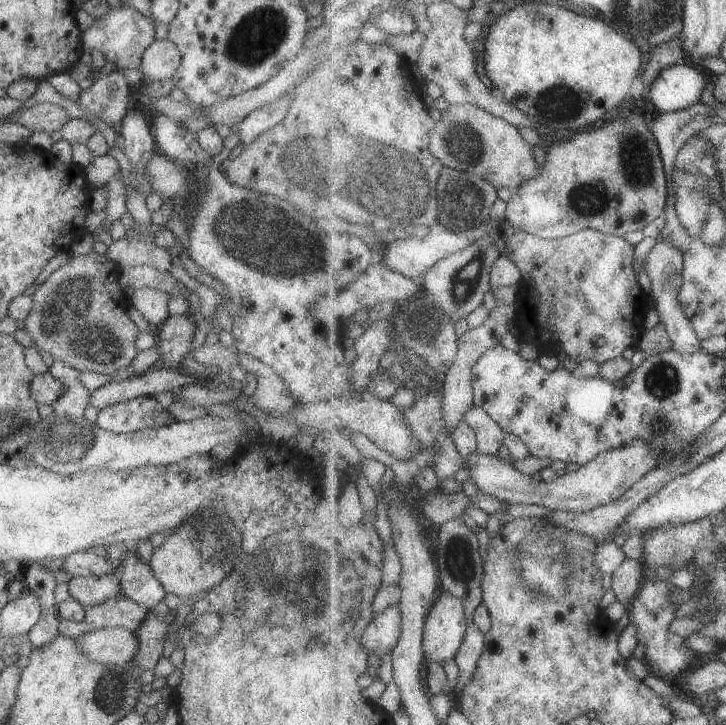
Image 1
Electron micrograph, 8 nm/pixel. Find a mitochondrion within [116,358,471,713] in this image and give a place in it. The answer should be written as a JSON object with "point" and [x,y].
{"point":[276,581]}

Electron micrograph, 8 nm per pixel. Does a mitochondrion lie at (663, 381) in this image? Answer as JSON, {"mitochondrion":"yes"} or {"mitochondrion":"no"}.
{"mitochondrion":"yes"}

